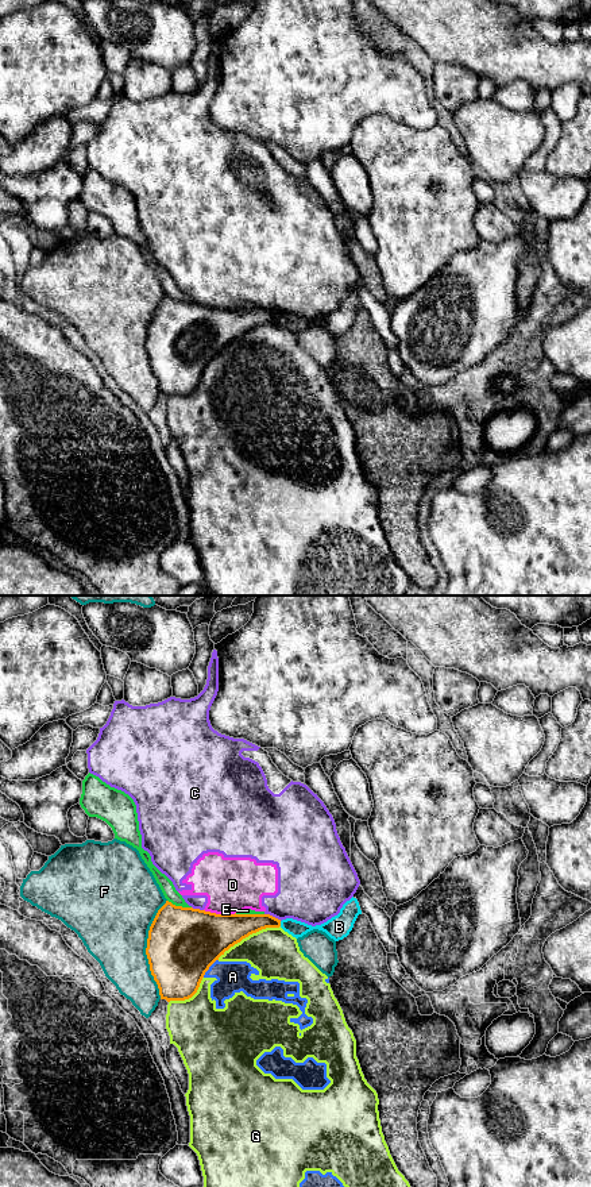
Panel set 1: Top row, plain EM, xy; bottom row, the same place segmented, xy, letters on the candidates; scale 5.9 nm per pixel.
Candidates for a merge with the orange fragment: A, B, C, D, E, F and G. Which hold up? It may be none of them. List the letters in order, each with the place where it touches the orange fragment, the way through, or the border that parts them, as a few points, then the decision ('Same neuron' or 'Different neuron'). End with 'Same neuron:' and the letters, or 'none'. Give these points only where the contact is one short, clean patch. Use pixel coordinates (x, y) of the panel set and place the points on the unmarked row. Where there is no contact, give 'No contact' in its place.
A: Touches orange at xy (208, 363). Different neuron
B: Touches orange at xy (279, 319). Boundary: xy (279, 316), (281, 320). Different neuron
C: Touches orange at xy (273, 312). Different neuron
D: Touches orange at xy (220, 309). Different neuron
E: Touches orange at xy (180, 301). Different neuron
F: Touches orange at xy (146, 345). Different neuron
G: Touches orange at xy (248, 330). Different neuron
Same neuron: none

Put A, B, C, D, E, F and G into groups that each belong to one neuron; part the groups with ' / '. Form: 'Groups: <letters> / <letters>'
Groups: A G / B / C D / E / F

